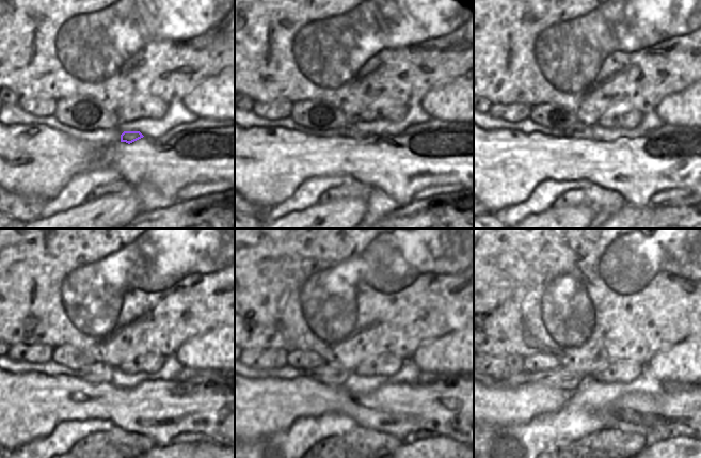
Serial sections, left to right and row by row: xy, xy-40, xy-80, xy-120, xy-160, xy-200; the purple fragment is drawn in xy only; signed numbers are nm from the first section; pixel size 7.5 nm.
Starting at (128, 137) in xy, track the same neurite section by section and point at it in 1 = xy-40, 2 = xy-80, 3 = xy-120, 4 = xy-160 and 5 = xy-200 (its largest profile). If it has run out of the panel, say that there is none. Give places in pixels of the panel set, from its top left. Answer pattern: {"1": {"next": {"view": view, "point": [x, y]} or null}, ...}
{"1": {"next": {"view": "xy-40", "point": [350, 130]}}, "2": {"next": {"view": "xy-80", "point": [578, 129]}}, "3": {"next": {"view": "xy-120", "point": [98, 372]}}, "4": {"next": {"view": "xy-160", "point": [333, 374]}}, "5": {"next": {"view": "xy-200", "point": [561, 378]}}}

